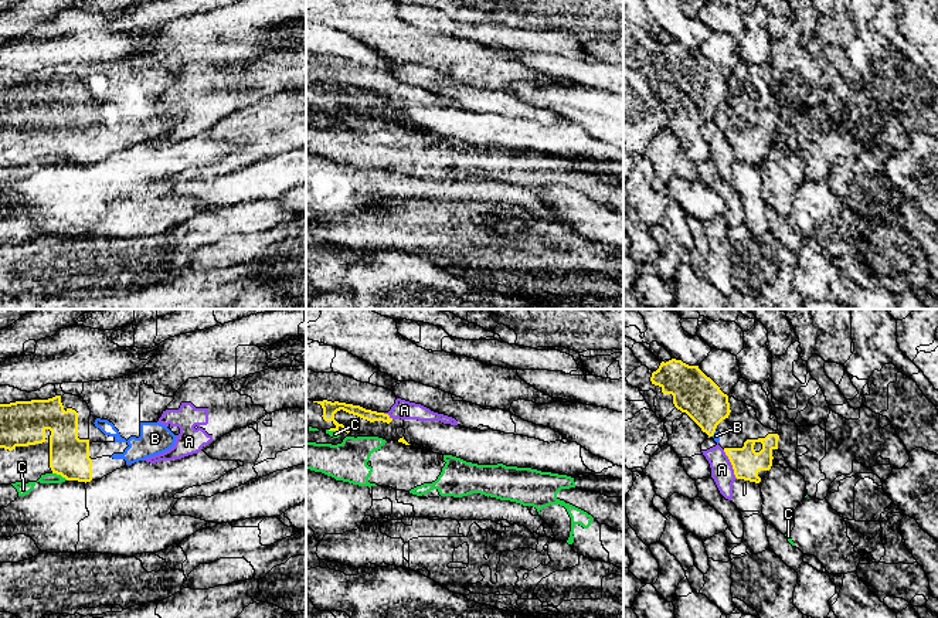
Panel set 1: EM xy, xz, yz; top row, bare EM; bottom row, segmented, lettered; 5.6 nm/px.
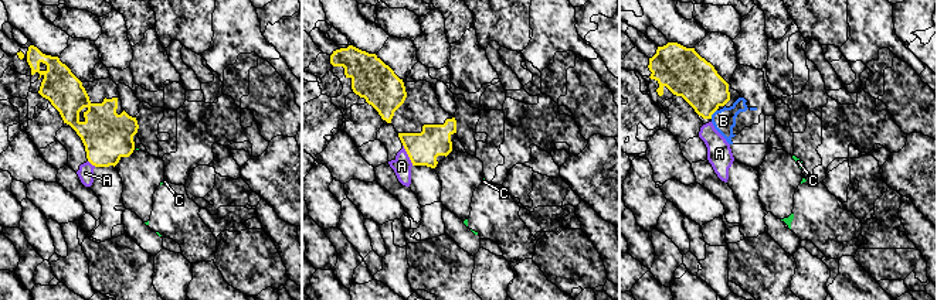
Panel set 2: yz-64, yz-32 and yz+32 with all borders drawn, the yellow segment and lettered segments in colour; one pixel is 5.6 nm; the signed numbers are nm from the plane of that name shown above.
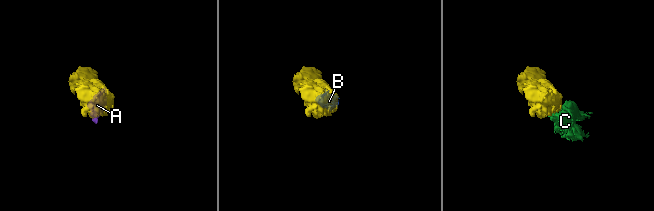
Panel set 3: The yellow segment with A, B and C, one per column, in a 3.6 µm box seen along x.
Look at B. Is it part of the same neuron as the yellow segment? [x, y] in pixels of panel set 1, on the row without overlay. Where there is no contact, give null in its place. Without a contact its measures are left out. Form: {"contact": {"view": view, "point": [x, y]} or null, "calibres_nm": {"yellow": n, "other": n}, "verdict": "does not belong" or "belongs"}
{"contact": {"view": "yz", "point": [713, 116]}, "calibres_nm": {"yellow": 240, "other": 40}, "verdict": "belongs"}

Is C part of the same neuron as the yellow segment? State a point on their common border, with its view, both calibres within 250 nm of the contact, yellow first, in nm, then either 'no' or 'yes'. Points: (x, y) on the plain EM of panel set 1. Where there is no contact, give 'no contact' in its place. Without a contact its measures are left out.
xy (60, 156) | 220/70 nm | no

